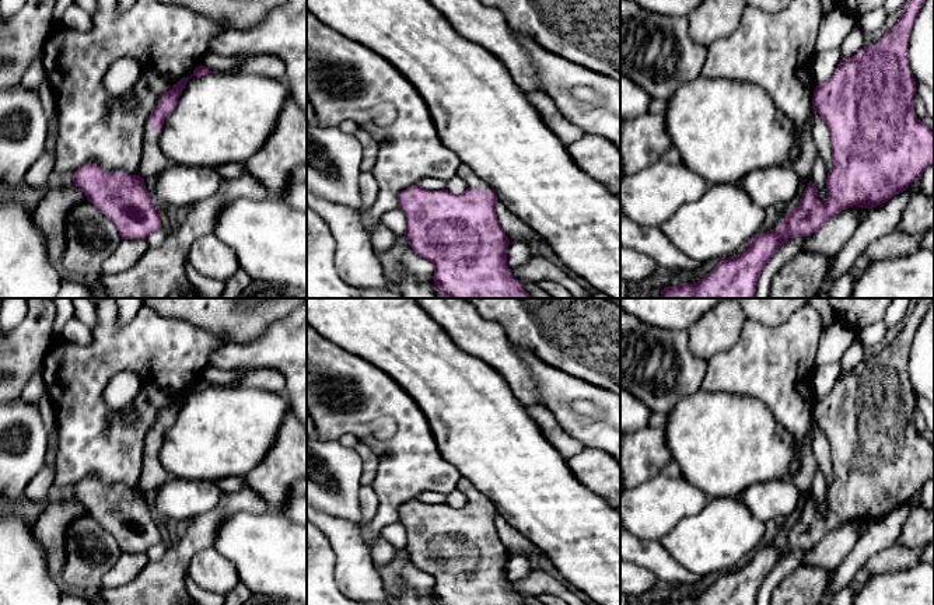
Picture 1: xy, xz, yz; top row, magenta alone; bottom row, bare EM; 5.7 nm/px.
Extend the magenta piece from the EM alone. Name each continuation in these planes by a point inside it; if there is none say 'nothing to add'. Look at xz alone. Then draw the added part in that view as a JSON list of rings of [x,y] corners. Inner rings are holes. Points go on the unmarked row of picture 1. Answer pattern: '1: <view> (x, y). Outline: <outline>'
1: xz (464, 485). Outline: [[[461,478],[456,490],[462,492],[468,501],[486,501],[487,504],[493,504],[489,497],[486,497],[480,490],[478,490],[473,483],[465,478]]]

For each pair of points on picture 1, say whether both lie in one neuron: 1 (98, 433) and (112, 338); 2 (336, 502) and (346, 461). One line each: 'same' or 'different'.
1: same
2: same

